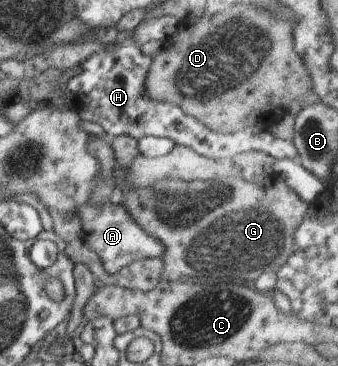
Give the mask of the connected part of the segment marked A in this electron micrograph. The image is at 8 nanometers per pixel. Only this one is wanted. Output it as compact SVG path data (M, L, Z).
M80 205L76 209L76 215L82 221L82 231L84 243L88 247L92 247L100 259L102 259L104 267L108 273L114 274L123 267L128 266L134 261L148 259L148 257L157 257L163 259L164 243L162 241L148 235L134 218L122 207L122 205Z

